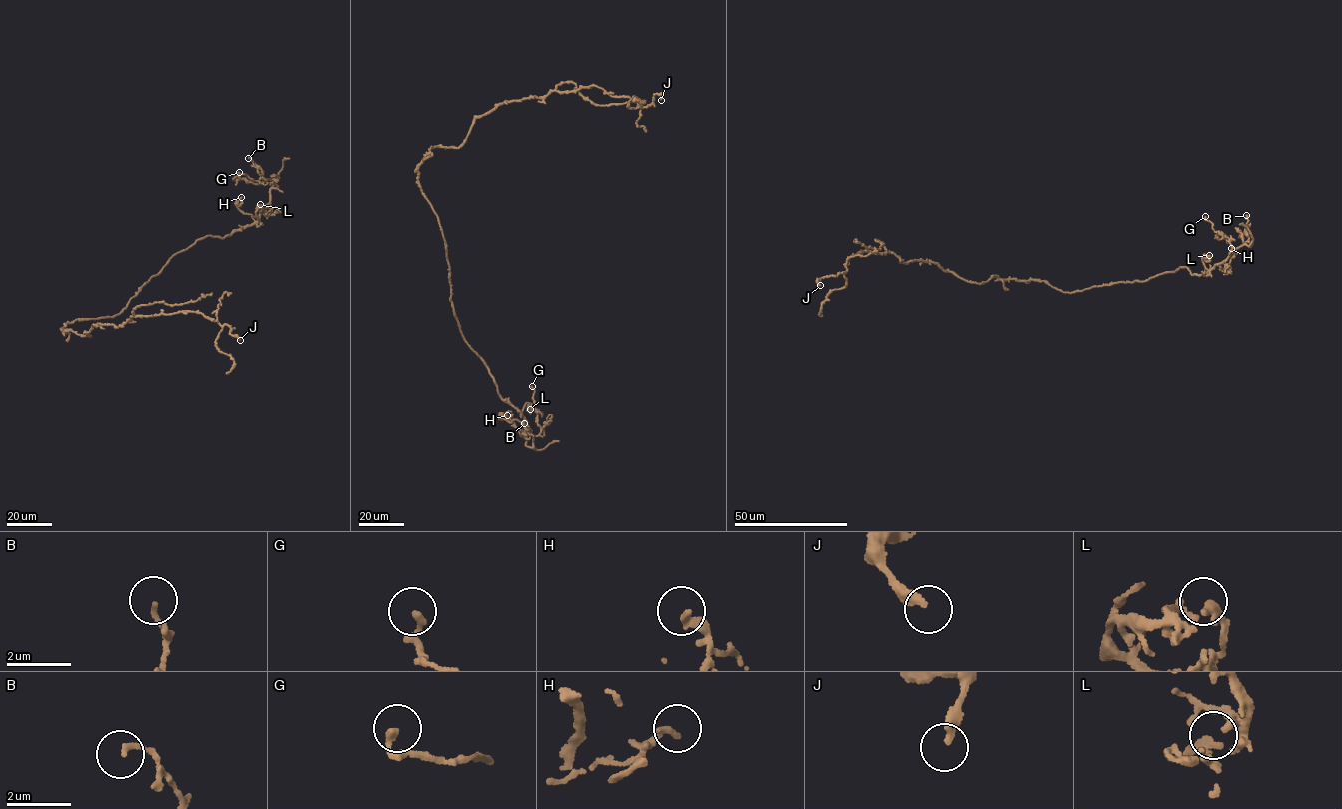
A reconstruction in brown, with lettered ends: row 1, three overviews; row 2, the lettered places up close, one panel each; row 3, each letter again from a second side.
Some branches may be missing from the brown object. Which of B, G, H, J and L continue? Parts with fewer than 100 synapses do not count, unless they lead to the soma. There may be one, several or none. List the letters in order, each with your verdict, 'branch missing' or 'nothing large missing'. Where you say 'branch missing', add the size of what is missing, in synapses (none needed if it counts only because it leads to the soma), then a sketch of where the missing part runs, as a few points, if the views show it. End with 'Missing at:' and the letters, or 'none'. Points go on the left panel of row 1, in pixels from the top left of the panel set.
B: nothing large missing
G: nothing large missing
H: nothing large missing
J: nothing large missing
L: nothing large missing
Missing at: none

